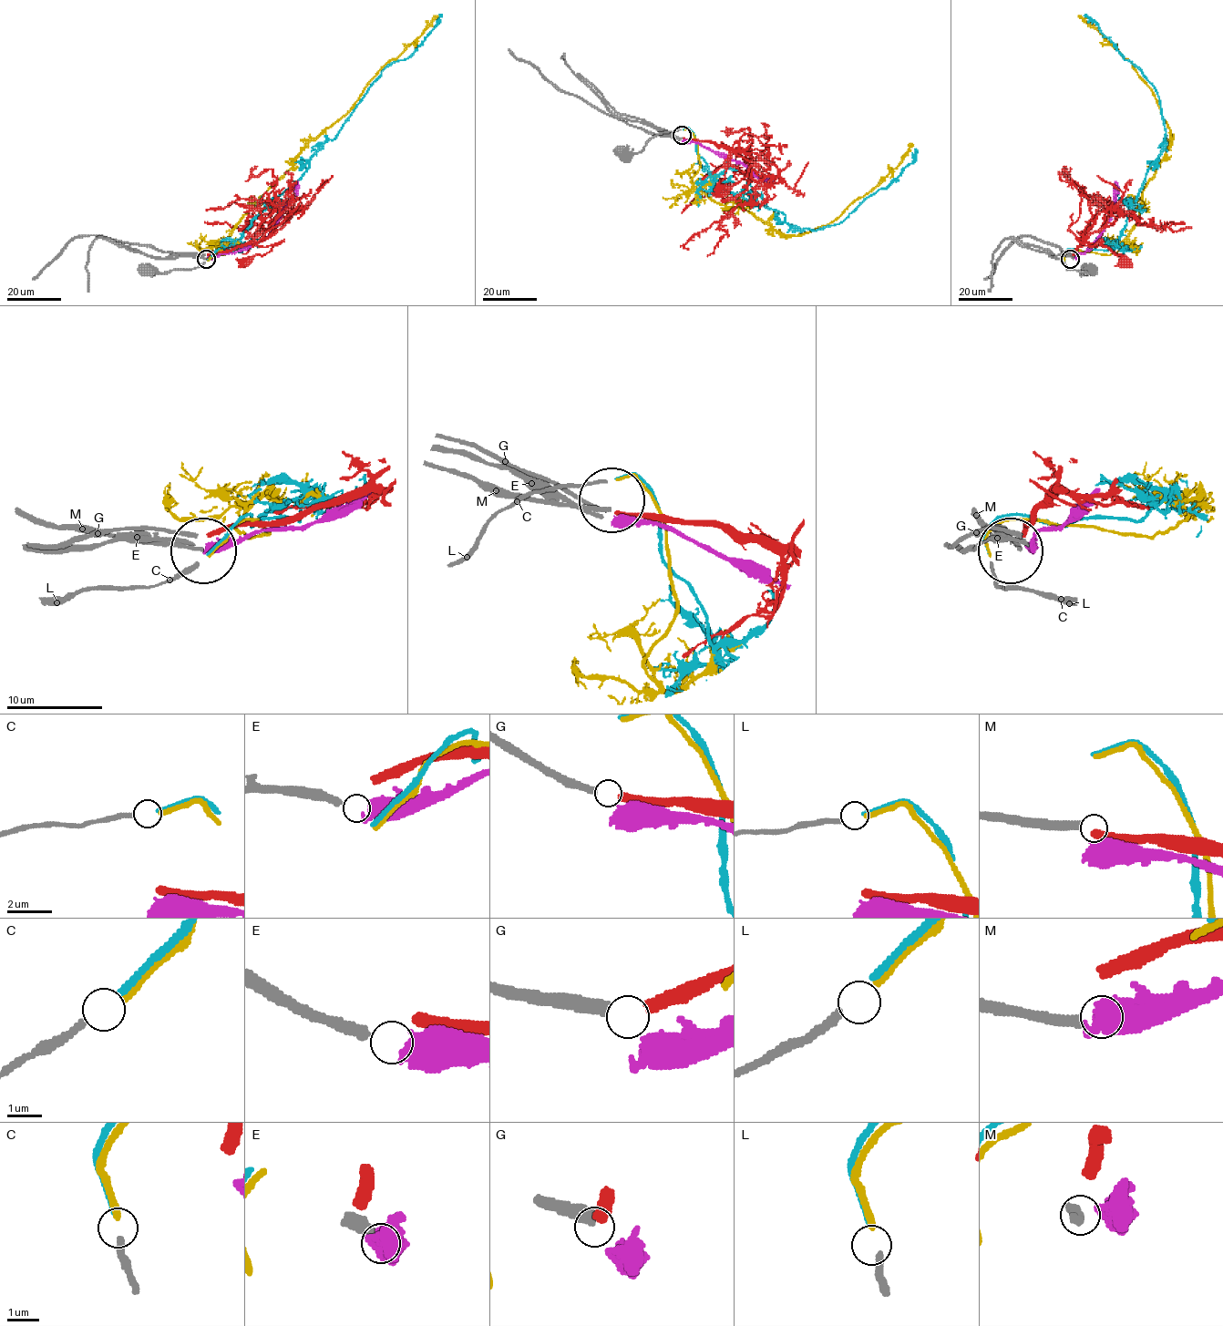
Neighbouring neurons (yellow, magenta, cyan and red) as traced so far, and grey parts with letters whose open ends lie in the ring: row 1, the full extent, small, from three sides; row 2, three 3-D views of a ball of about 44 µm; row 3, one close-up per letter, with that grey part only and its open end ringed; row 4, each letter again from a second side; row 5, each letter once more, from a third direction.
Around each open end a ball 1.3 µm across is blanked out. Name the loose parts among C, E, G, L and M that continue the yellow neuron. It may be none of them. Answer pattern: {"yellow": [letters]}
{"yellow": ["L"]}

